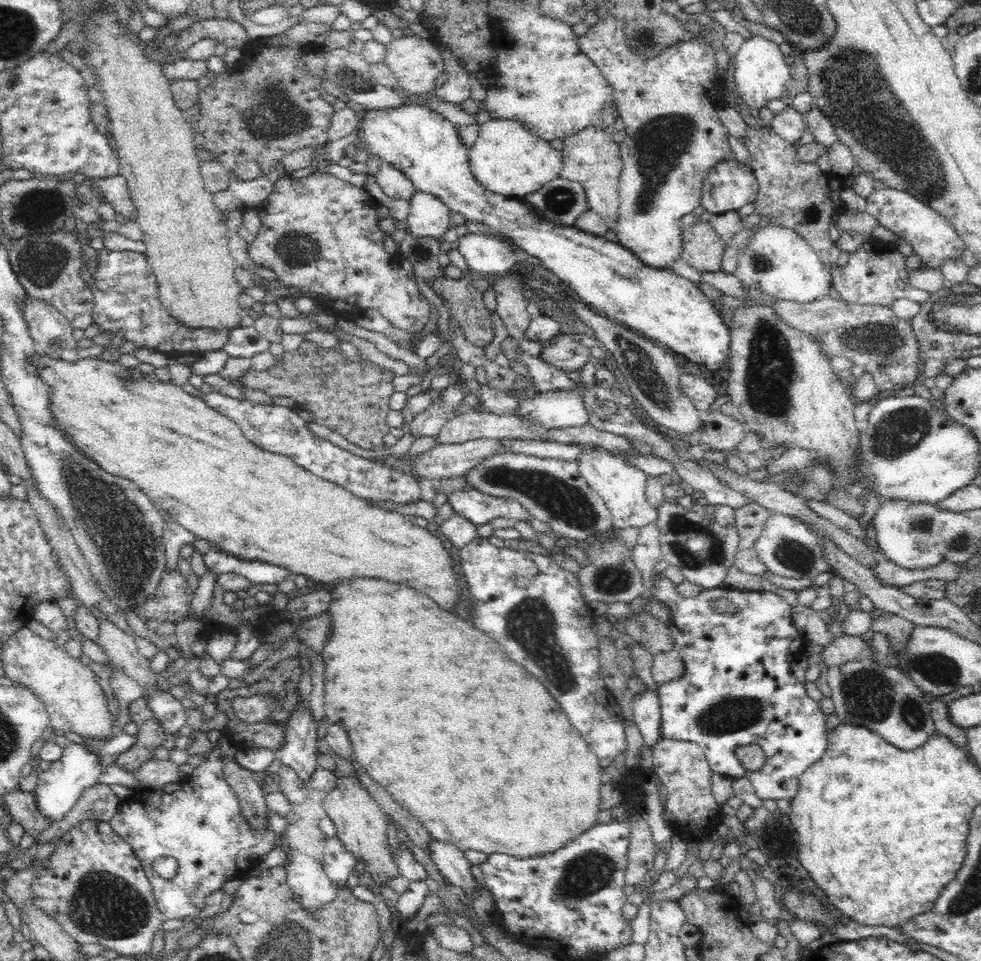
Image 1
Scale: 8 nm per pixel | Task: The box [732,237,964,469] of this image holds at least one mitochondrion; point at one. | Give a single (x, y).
(771, 371)

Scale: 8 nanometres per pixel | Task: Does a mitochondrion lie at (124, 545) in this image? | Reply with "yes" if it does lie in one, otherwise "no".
yes

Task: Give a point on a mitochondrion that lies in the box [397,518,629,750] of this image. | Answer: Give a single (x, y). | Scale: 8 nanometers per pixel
(535, 635)

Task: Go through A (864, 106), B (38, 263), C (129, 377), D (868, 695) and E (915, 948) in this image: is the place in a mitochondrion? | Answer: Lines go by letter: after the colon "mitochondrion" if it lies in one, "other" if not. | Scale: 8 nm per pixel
A: mitochondrion
B: mitochondrion
C: other
D: mitochondrion
E: other

